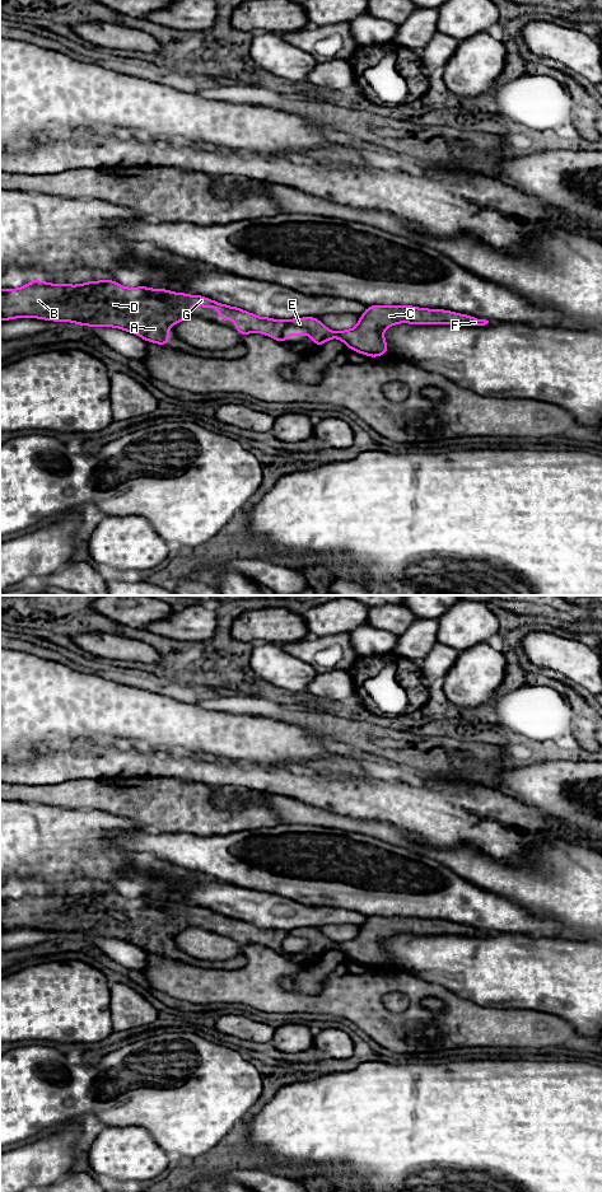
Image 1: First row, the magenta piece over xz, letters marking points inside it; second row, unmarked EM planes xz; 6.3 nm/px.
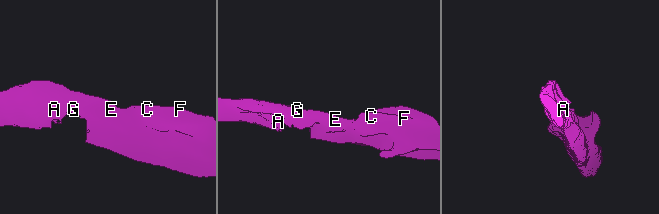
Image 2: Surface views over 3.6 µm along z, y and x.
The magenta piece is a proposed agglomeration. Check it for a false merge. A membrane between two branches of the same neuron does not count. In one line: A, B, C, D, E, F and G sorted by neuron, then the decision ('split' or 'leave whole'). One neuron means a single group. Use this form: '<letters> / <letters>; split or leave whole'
A B C D E F G; leave whole

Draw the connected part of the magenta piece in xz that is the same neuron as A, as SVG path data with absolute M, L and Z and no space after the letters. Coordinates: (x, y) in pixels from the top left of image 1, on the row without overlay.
M32 889L22 898L0 899L0 932L17 929L38 929L53 932L71 932L88 938L113 938L134 944L146 953L165 957L169 953L169 938L192 927L191 915L193 912L197 913L199 918L216 918L219 930L234 931L235 943L242 946L262 944L274 949L276 953L284 953L291 945L300 948L305 944L318 958L331 949L337 949L347 959L369 968L378 968L388 963L388 955L383 943L395 935L485 936L489 934L486 930L479 930L445 920L429 920L412 916L369 916L359 927L355 938L336 943L323 936L319 929L314 927L293 930L258 927L238 917L225 916L200 904L190 906L169 902L168 899L150 899L149 897L126 898L111 889L102 892L93 891L78 896L52 894Z

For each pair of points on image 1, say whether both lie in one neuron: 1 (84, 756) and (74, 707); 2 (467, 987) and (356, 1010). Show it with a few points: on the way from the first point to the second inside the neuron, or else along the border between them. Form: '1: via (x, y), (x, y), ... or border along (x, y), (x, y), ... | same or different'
1: border along (89, 741), (92, 742) | different
2: border along (423, 978), (477, 1004) | different

